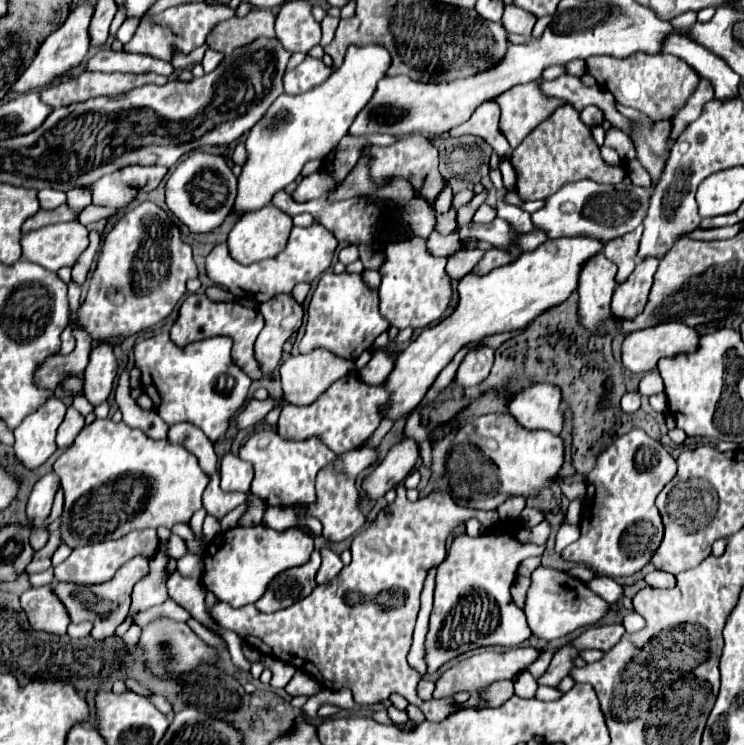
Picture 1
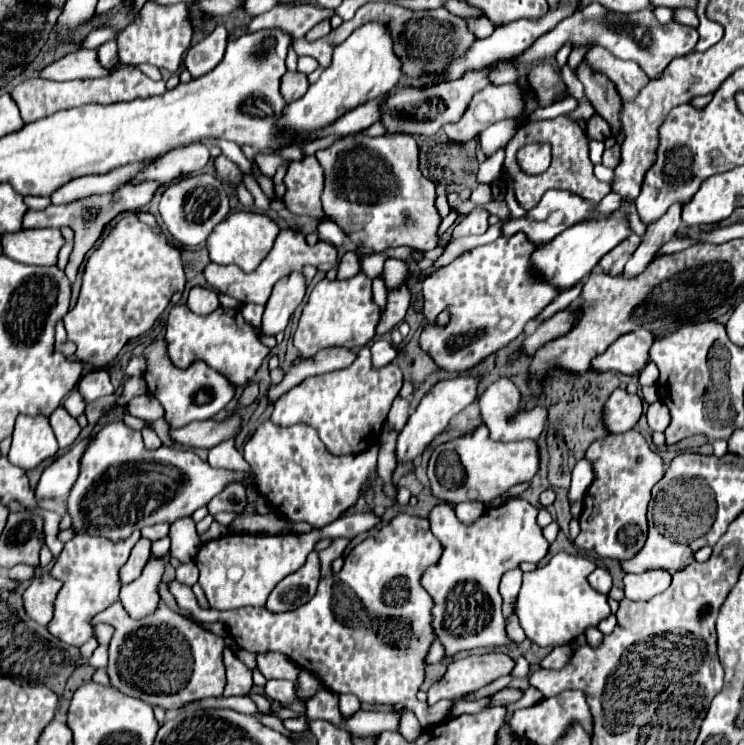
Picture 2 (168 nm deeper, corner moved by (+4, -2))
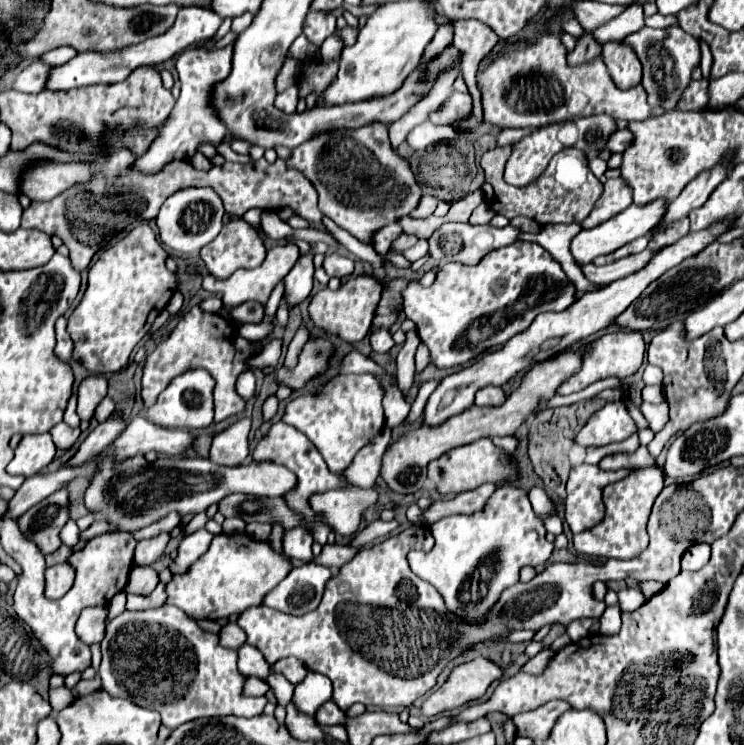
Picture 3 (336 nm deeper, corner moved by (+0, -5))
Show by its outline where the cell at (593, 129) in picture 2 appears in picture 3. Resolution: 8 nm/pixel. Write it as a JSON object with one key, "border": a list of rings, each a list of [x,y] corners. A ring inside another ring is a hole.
{"border":[[[616,130],[612,136],[610,136],[610,142],[608,142],[608,150],[610,152],[624,152],[634,140],[634,134],[630,134],[630,130]]]}

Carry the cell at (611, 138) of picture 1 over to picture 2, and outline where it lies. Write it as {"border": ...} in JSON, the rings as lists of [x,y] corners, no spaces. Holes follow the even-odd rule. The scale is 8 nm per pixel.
{"border":[[[616,143],[614,147],[610,147],[610,149],[604,151],[604,155],[602,155],[602,163],[604,163],[606,167],[612,167],[612,169],[620,163],[620,145],[618,145],[618,143]]]}

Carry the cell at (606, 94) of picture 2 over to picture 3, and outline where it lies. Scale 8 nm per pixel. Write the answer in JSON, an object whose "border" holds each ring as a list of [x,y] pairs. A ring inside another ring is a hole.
{"border":[[[586,32],[584,36],[580,36],[576,40],[576,46],[572,52],[568,52],[568,62],[572,64],[582,64],[582,62],[590,62],[590,58],[598,56],[602,50],[602,46],[596,42],[596,38],[592,36],[592,32]]]}

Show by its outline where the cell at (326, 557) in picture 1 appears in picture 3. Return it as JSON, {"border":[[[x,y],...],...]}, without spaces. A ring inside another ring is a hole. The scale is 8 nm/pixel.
{"border":[[[374,520],[372,524],[368,524],[364,530],[360,530],[356,534],[356,538],[352,540],[352,546],[358,548],[358,546],[364,546],[368,542],[372,542],[374,538],[380,538],[380,536],[386,536],[388,532],[396,530],[398,528],[398,522],[396,520],[390,520],[390,522],[384,522],[384,520]]]}

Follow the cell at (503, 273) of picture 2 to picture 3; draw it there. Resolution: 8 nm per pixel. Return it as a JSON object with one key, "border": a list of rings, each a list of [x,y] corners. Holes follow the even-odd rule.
{"border":[[[514,242],[510,246],[492,250],[482,258],[478,266],[442,266],[436,282],[430,288],[422,288],[416,280],[408,282],[402,290],[404,314],[416,322],[420,340],[430,348],[434,364],[438,368],[462,366],[492,346],[506,344],[518,332],[524,332],[540,312],[562,312],[576,302],[576,288],[564,274],[558,262],[534,242]]]}

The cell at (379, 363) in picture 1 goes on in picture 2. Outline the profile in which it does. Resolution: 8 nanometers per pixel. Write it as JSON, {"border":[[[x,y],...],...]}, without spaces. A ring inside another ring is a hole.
{"border":[[[376,339],[372,345],[370,345],[370,353],[372,353],[372,365],[374,367],[384,367],[388,363],[394,361],[394,357],[398,355],[394,345],[386,339]]]}

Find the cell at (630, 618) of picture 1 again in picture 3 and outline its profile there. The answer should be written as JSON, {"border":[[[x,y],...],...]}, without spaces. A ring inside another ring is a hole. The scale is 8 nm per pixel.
{"border":[[[618,604],[614,606],[606,606],[606,610],[602,616],[600,616],[600,634],[606,634],[606,636],[612,636],[612,634],[618,634],[618,630],[621,628],[621,609]]]}

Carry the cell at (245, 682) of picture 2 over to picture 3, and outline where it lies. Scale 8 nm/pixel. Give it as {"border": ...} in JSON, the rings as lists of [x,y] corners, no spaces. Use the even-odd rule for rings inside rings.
{"border":[[[260,678],[246,680],[246,694],[250,694],[250,696],[264,696],[268,690],[270,690],[270,686]]]}

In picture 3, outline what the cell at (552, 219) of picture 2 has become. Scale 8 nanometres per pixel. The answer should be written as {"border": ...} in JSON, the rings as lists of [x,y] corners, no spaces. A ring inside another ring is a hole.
{"border":[[[446,222],[440,228],[436,228],[428,236],[428,254],[432,260],[438,264],[448,264],[448,262],[460,262],[466,266],[476,266],[488,252],[508,246],[516,242],[516,236],[520,230],[506,226],[506,228],[494,228],[490,224],[470,224],[470,222]]]}

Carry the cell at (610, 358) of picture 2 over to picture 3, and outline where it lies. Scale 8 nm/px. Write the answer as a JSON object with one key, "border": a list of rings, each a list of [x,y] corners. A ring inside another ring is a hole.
{"border":[[[620,330],[620,332],[614,332],[614,334],[604,334],[604,336],[596,338],[592,344],[586,346],[586,352],[582,354],[580,370],[574,376],[570,376],[568,380],[564,380],[560,384],[560,388],[556,390],[556,394],[566,396],[566,394],[572,394],[572,392],[580,392],[586,386],[590,386],[592,382],[602,380],[606,376],[628,378],[640,368],[642,358],[644,358],[644,340],[642,340],[640,332],[624,332],[624,330]]]}

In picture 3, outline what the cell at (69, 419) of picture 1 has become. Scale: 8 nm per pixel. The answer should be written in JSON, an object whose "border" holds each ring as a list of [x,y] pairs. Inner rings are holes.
{"border":[[[60,422],[56,424],[52,430],[50,430],[50,436],[56,444],[56,448],[60,450],[68,450],[80,436],[80,428],[70,428],[66,422]]]}

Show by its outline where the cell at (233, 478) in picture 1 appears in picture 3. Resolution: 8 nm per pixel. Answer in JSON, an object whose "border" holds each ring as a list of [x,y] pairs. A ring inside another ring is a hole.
{"border":[[[242,418],[230,424],[224,432],[214,436],[210,448],[210,460],[222,466],[242,464],[250,452],[248,434],[250,434],[250,418]]]}

